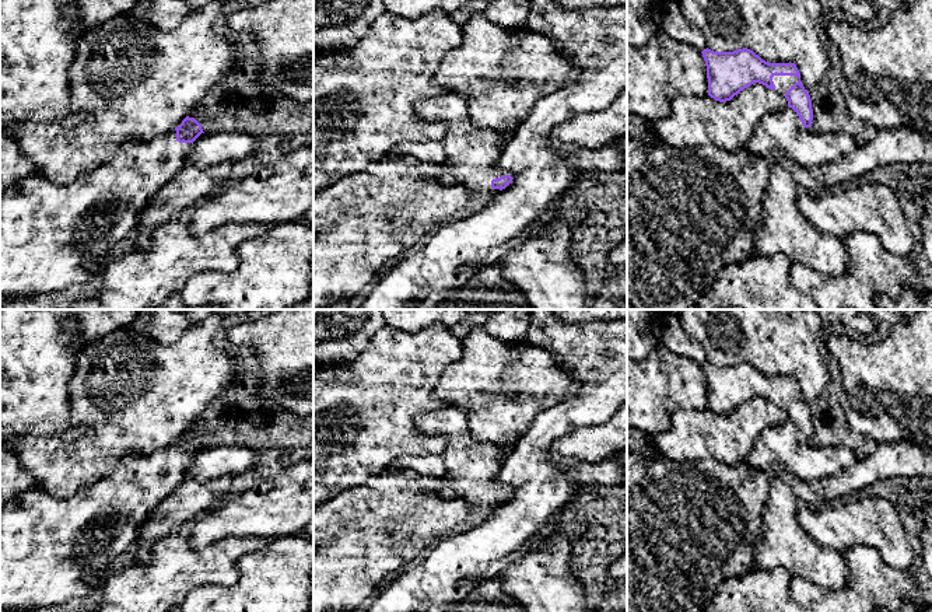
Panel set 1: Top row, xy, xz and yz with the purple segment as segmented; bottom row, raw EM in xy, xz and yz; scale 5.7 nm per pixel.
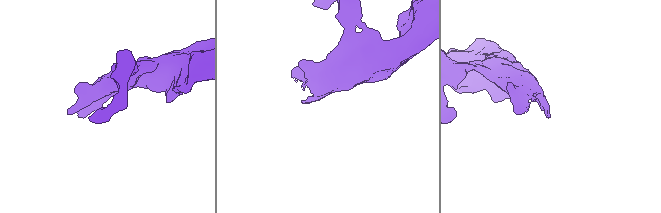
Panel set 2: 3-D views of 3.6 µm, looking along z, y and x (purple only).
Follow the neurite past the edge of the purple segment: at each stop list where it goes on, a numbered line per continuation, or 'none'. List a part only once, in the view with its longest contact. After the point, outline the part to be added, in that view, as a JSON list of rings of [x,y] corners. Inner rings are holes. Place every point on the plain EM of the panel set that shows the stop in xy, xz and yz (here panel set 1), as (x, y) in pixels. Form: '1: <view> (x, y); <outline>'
1: yz (782, 397); [[[774,389],[772,391],[772,395],[774,395],[774,399],[775,399],[775,403],[785,409],[786,405],[795,398],[799,395],[798,391],[795,389]]]

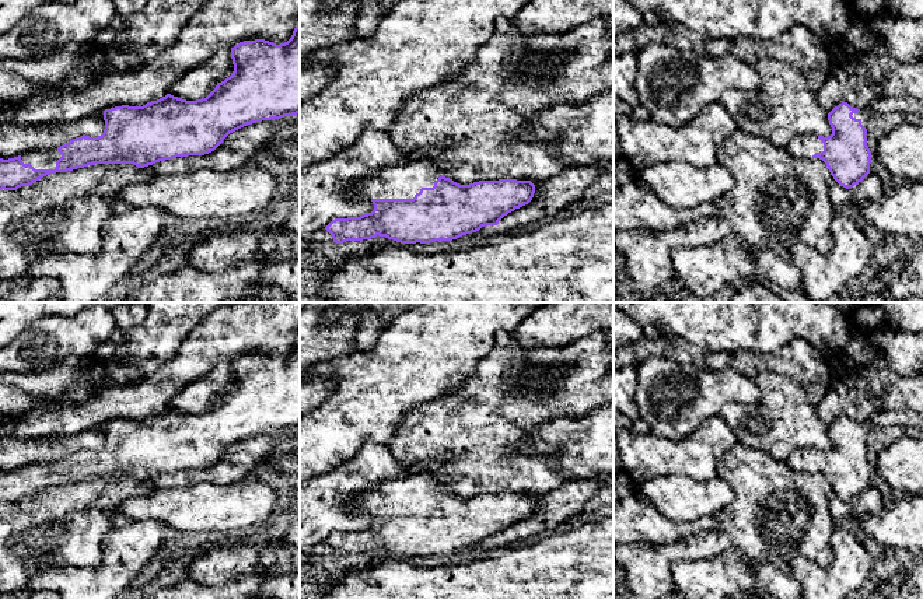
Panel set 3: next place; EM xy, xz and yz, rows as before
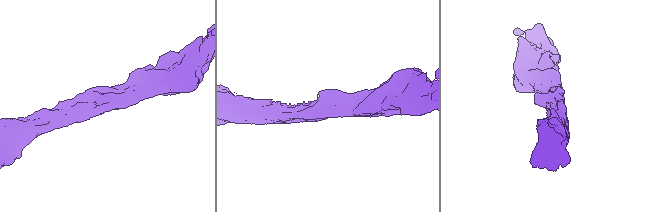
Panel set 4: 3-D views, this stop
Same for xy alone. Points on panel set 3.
1: xy (46, 472); [[[57,462],[28,465],[21,469],[24,477],[31,477],[35,483],[55,483],[56,474],[62,470]]]

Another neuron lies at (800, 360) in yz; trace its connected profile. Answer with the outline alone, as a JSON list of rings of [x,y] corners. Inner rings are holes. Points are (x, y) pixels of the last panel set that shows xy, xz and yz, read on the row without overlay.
[[[794,339],[772,353],[740,350],[730,355],[728,365],[755,381],[763,372],[793,378],[805,390],[812,406],[818,406],[832,381],[829,361],[804,339]]]

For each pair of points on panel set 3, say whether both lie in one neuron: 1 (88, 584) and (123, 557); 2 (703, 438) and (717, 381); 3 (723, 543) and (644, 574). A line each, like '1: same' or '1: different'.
1: same
2: different
3: same

